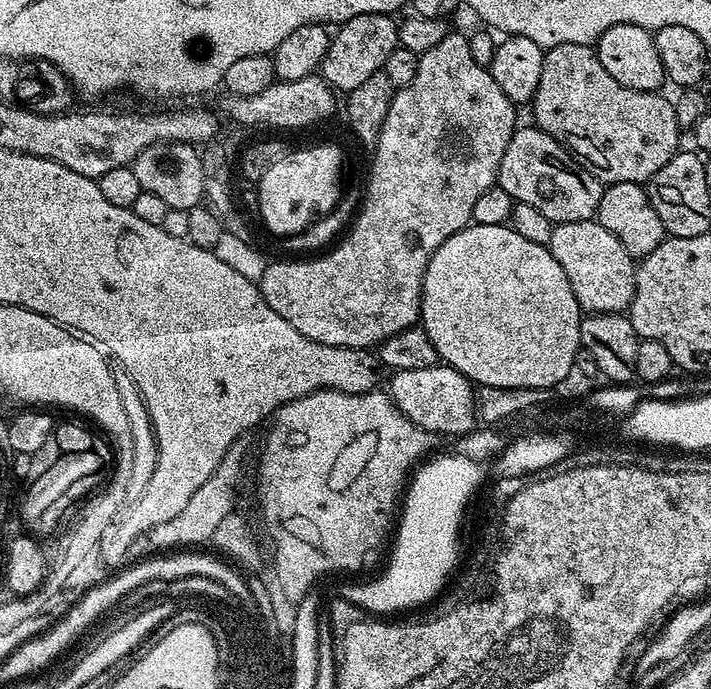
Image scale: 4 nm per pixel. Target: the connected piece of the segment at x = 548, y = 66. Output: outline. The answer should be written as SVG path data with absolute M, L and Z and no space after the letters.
M563 44L562 46L554 46L547 49L542 62L542 78L538 78L538 90L532 96L530 111L534 119L535 127L540 128L546 134L550 134L550 138L554 138L560 143L564 149L575 158L576 163L584 167L587 172L594 174L594 178L599 180L601 185L621 184L622 182L630 182L631 184L647 185L654 174L658 174L658 170L662 170L662 166L666 166L666 162L670 162L670 158L674 158L677 152L681 151L680 135L682 129L678 118L676 117L676 105L671 99L667 100L664 94L660 92L643 92L642 90L630 90L630 86L622 86L606 71L606 66L602 66L602 62L598 62L598 54L595 47L591 44Z

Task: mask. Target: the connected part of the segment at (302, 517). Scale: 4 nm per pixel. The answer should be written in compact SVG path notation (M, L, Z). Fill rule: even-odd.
M323 388L314 394L306 394L289 404L281 404L280 411L275 413L276 425L273 426L272 433L267 435L266 506L268 508L268 525L274 530L278 545L278 580L280 594L285 601L290 598L298 598L300 593L308 588L308 579L311 576L322 574L325 569L331 574L338 574L338 572L346 571L347 568L358 567L383 542L388 527L390 527L389 532L393 527L398 505L402 500L402 493L410 480L410 473L421 463L422 457L420 455L432 448L433 433L422 430L422 426L414 426L414 422L410 422L410 418L406 418L406 414L402 414L402 410L398 410L391 395L387 391L380 391L342 394L338 390Z

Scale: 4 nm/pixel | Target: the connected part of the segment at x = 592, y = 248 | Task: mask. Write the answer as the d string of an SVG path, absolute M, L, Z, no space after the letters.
M595 219L558 224L553 227L546 246L550 254L554 254L554 262L562 266L566 282L570 282L570 290L574 290L574 298L585 313L623 313L631 305L638 264L606 226L596 223Z

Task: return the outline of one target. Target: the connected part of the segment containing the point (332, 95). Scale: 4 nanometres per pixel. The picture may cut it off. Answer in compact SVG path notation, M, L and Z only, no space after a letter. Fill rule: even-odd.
M313 74L297 80L276 80L262 94L232 96L228 112L240 124L261 124L264 128L308 128L324 120L336 108L337 93L324 81L323 76Z

